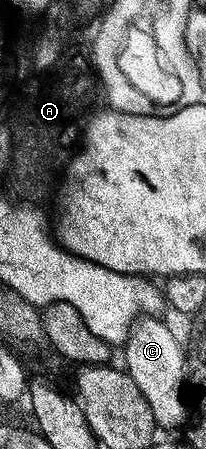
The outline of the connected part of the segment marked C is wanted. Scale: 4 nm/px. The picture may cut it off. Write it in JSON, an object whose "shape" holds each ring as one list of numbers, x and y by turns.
{"shape":[[146,315,134,322,132,331,123,345,123,350,125,349,123,367,143,393,158,428,171,431,183,426,187,419,187,405,183,395,187,379,185,371,187,359,183,345,181,349,172,329,159,320,161,319,156,316]]}

